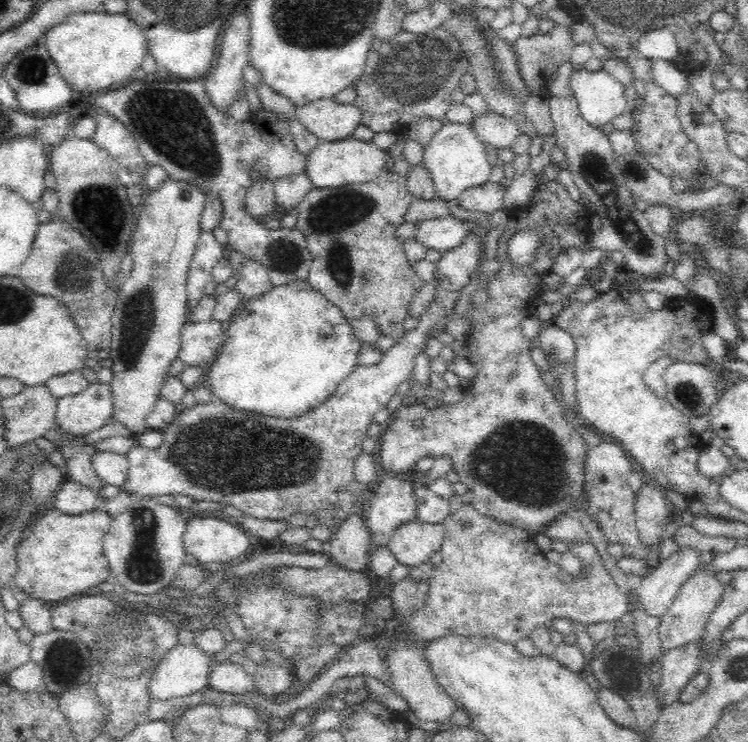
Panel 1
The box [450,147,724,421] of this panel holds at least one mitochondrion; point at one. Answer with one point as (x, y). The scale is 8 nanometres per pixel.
(594, 170)

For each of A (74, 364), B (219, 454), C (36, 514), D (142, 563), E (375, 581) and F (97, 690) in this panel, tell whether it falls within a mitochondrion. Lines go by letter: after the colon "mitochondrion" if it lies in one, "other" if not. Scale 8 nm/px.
A: other
B: mitochondrion
C: other
D: mitochondrion
E: other
F: other

